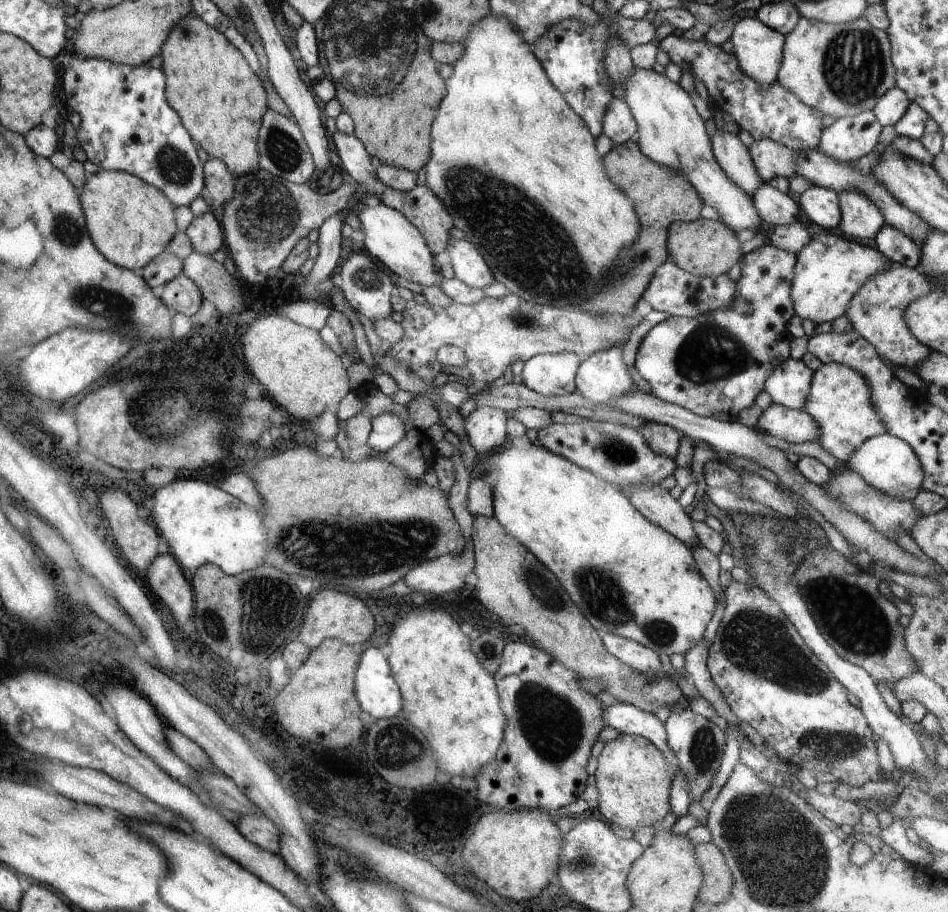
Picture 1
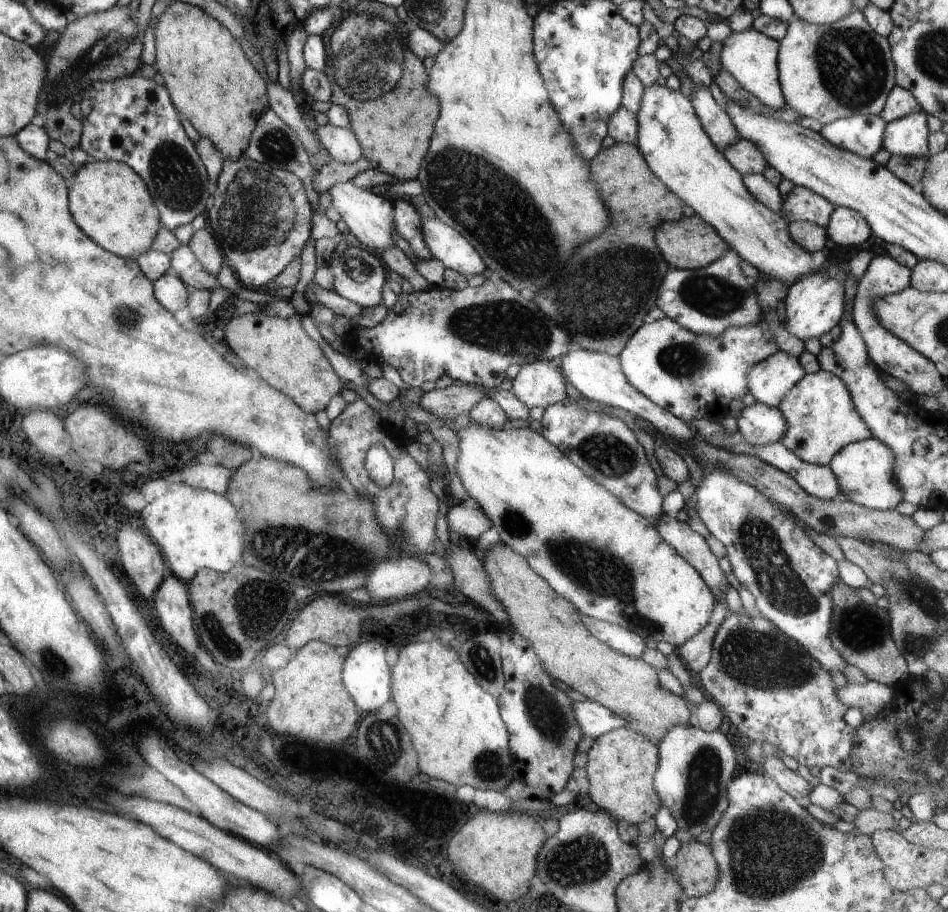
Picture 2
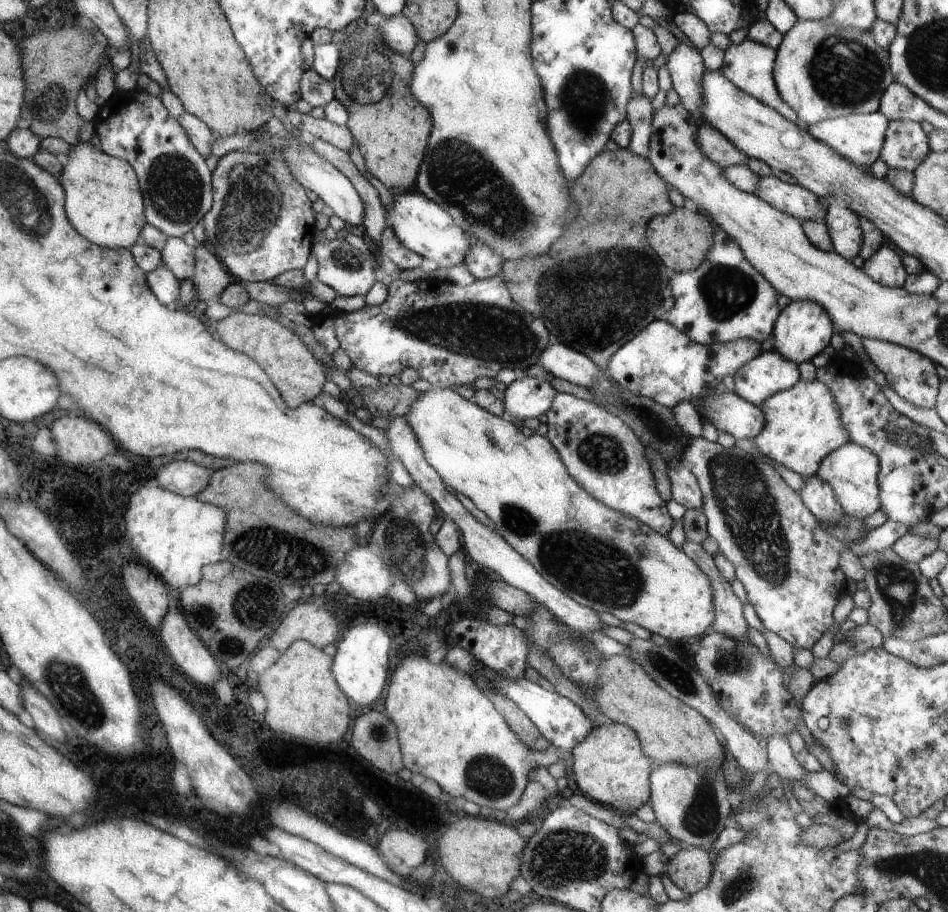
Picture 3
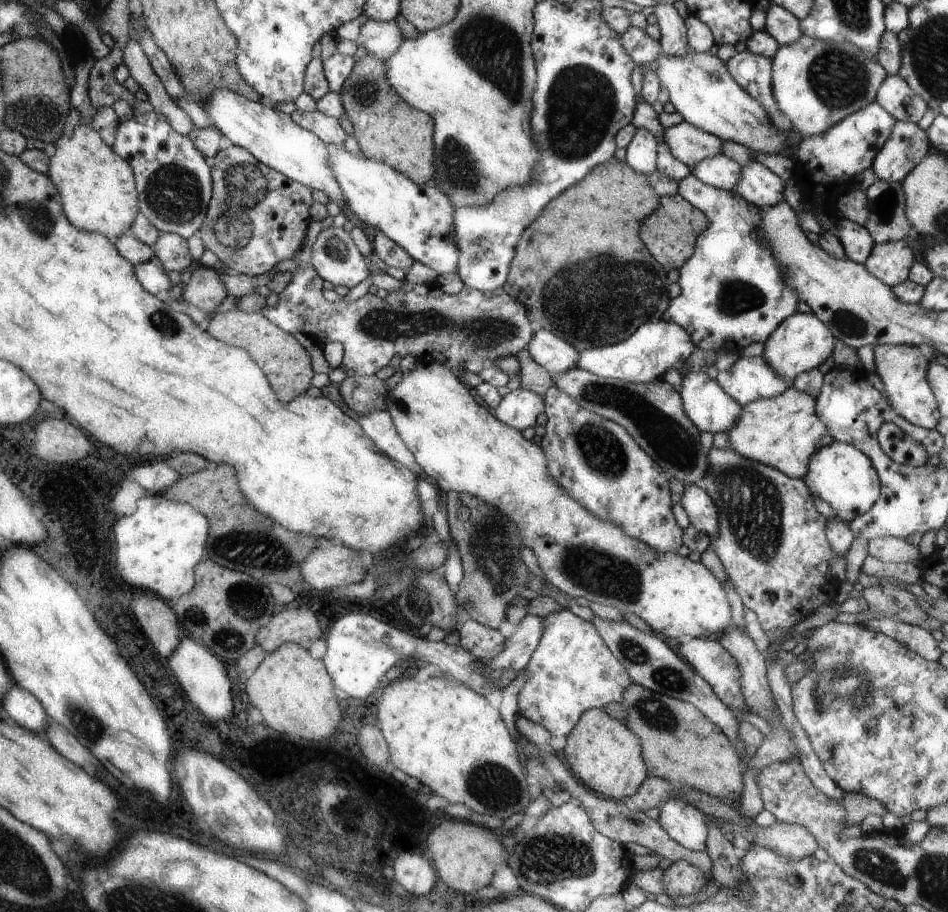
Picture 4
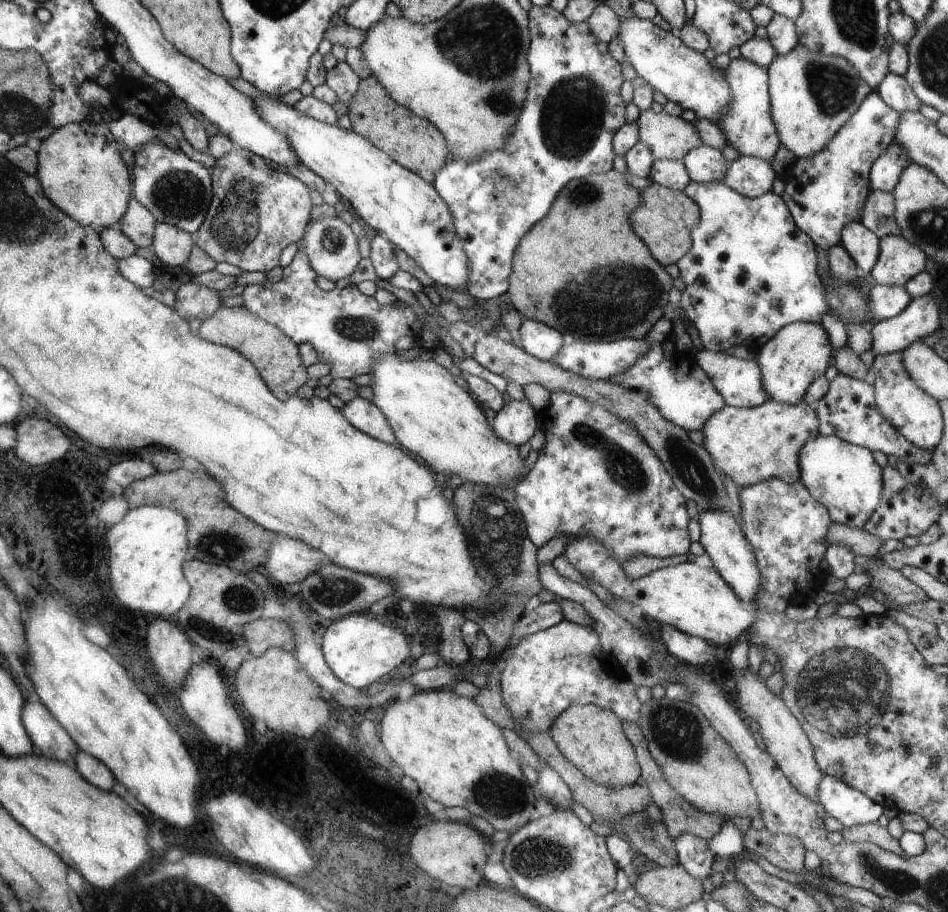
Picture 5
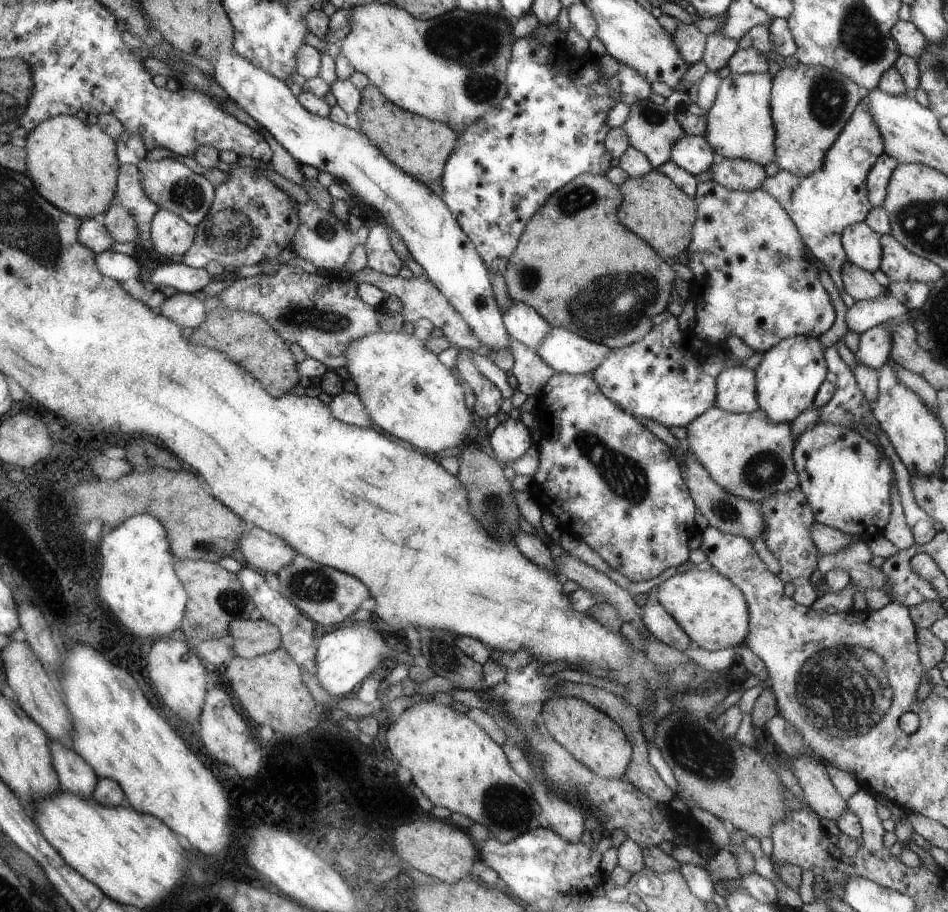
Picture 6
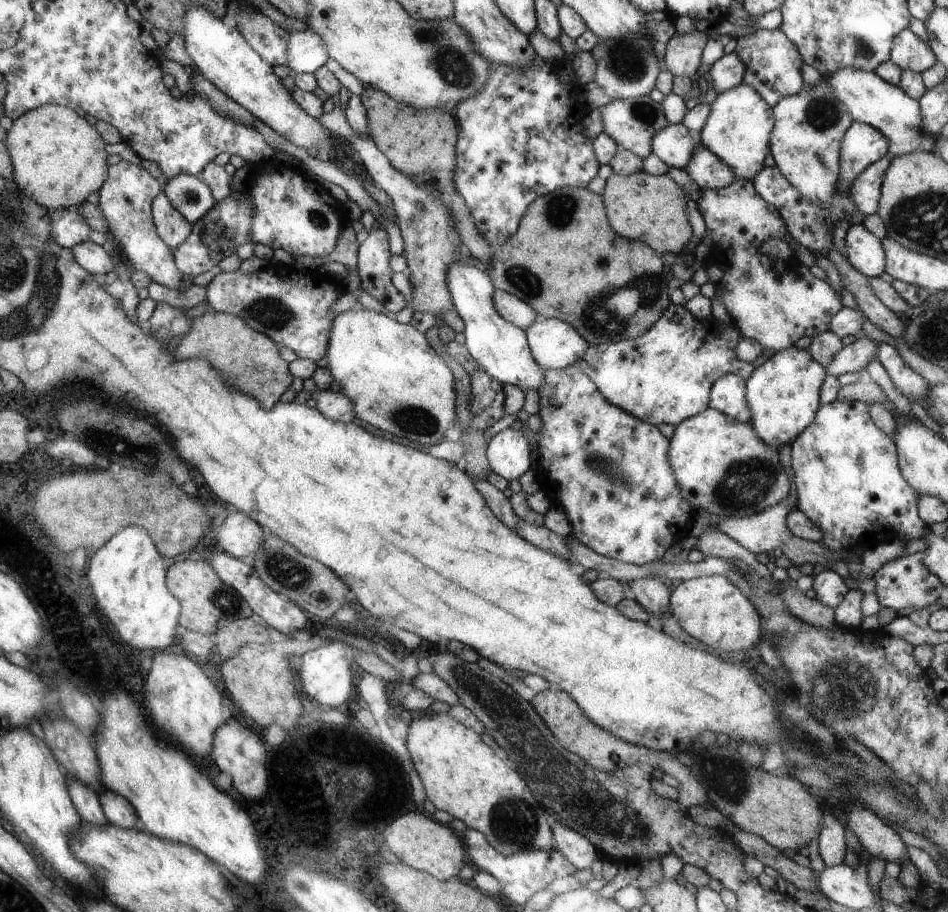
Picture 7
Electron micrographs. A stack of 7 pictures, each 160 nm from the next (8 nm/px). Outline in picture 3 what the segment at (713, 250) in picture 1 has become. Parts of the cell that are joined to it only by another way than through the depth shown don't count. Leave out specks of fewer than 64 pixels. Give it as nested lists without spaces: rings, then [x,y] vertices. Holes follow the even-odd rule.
[[[675,207],[670,214],[652,217],[648,221],[646,234],[648,244],[667,268],[681,273],[696,270],[704,262],[713,243],[714,231],[714,224],[702,212]]]

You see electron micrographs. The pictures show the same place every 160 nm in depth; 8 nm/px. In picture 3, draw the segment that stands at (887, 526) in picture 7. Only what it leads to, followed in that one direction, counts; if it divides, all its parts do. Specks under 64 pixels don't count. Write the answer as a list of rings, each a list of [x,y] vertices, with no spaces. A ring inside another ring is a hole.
[[[853,443],[832,451],[822,462],[816,474],[822,477],[824,482],[830,484],[840,502],[843,512],[847,515],[864,519],[881,508],[879,489],[879,458],[872,449]]]

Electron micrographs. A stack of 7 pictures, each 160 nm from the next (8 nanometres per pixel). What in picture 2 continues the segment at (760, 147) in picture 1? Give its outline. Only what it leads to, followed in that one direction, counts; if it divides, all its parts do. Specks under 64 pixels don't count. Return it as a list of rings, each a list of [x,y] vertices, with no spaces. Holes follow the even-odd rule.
[[[740,139],[722,154],[743,176],[762,175],[766,169],[770,168],[766,155],[751,140]]]

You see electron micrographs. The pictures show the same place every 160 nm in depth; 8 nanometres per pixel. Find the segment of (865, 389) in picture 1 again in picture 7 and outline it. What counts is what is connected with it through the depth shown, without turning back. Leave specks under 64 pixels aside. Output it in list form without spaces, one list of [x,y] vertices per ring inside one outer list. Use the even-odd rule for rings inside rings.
[[[708,407],[704,412],[677,424],[669,441],[668,458],[684,498],[696,510],[702,506],[712,512],[712,519],[752,516],[755,512],[782,502],[790,492],[788,474],[780,463],[779,450],[767,445],[757,435],[752,423],[734,420],[731,416]]]

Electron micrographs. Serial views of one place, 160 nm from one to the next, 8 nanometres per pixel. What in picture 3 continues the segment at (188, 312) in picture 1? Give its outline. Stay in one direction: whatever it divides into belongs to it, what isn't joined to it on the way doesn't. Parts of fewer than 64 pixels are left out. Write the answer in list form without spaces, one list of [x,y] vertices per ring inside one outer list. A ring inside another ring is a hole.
[[[162,263],[158,268],[147,274],[147,283],[151,287],[151,291],[155,293],[159,300],[164,304],[168,304],[168,308],[182,308],[179,300],[180,281],[176,275]]]

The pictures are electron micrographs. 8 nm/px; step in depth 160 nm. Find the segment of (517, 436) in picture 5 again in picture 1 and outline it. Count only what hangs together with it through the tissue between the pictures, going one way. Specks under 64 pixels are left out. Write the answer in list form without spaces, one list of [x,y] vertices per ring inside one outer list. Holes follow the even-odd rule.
[[[544,353],[526,361],[522,384],[545,397],[565,397],[577,392],[575,376],[582,364],[574,353]]]

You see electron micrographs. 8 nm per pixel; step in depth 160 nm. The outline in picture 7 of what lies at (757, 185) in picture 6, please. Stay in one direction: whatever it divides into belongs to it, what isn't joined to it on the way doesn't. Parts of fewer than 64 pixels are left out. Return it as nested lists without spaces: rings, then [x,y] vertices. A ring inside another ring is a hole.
[[[701,142],[693,152],[688,166],[684,168],[701,189],[719,189],[732,184],[737,174],[720,157],[712,154]]]

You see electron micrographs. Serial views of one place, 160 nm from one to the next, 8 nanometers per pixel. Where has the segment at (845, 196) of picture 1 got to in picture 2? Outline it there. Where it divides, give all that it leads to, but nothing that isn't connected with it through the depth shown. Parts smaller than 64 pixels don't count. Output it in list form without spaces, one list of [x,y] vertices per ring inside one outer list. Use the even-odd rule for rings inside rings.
[[[836,207],[825,229],[840,248],[862,246],[873,234],[864,216],[848,207]]]

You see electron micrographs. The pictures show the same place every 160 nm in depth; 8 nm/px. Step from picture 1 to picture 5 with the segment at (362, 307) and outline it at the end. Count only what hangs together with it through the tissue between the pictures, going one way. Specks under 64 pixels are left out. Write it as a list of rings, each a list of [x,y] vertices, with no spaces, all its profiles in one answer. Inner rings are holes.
[[[336,217],[313,220],[299,244],[307,252],[311,267],[317,274],[332,282],[338,282],[338,280],[350,276],[356,270],[358,262],[362,260],[358,254],[356,236],[350,230],[350,226]]]

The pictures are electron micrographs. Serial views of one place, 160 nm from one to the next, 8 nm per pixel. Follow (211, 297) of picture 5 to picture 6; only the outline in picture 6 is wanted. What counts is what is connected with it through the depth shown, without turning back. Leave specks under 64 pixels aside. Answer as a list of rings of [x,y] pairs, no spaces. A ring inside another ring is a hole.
[[[169,292],[162,307],[156,311],[164,313],[182,328],[193,329],[203,323],[206,314],[204,299],[197,293]]]

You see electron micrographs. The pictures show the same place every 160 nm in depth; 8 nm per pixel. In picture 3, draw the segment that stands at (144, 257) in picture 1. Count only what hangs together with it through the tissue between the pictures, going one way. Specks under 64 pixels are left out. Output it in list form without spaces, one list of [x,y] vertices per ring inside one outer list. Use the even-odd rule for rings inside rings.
[[[89,142],[69,147],[70,162],[59,180],[66,192],[66,213],[76,230],[106,249],[129,249],[139,243],[147,223],[146,200],[135,169],[127,160],[110,156]]]

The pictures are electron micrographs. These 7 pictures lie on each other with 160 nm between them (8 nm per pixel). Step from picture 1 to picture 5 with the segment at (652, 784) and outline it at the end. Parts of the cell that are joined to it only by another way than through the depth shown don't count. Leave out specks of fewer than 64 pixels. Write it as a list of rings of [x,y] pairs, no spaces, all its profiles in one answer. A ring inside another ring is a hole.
[[[572,705],[555,720],[550,734],[560,752],[586,778],[603,787],[624,787],[640,782],[641,766],[631,740],[623,731],[621,721],[615,712],[596,705]]]

